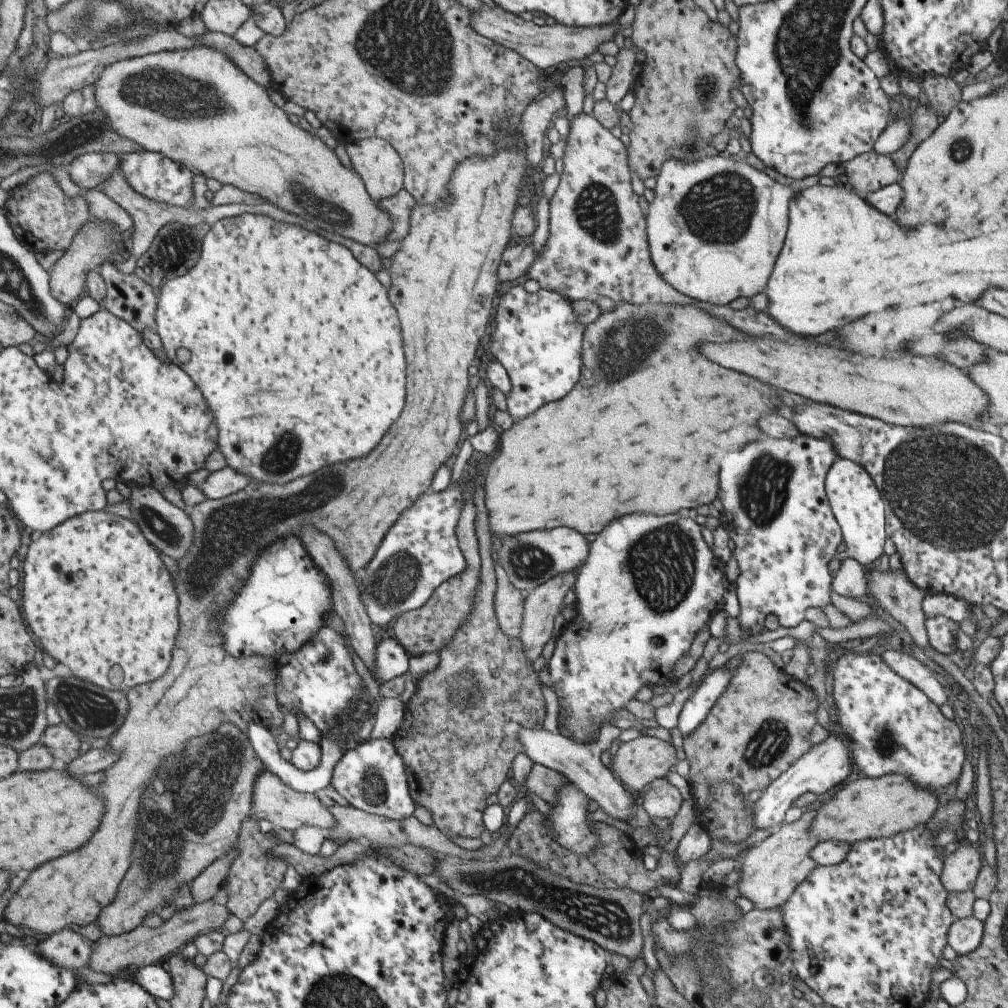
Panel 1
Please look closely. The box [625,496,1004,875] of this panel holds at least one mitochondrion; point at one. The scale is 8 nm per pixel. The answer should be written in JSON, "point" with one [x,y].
{"point":[765,746]}

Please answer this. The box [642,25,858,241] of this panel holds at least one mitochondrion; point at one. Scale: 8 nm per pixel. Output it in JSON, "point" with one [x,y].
{"point":[707,83]}

